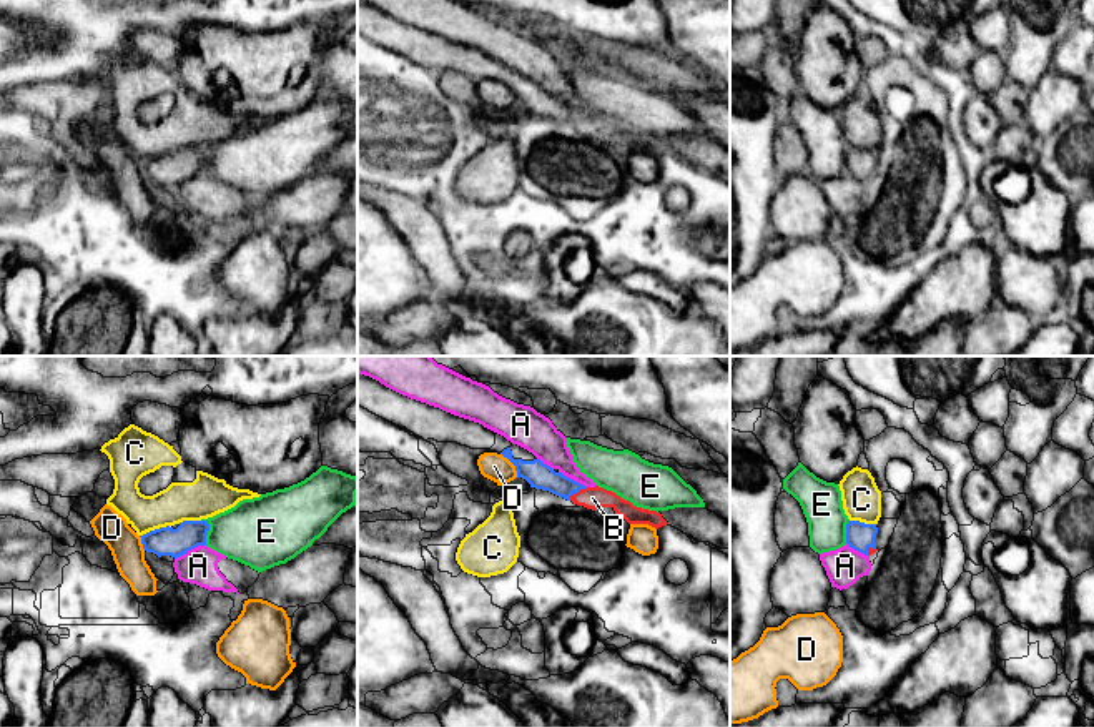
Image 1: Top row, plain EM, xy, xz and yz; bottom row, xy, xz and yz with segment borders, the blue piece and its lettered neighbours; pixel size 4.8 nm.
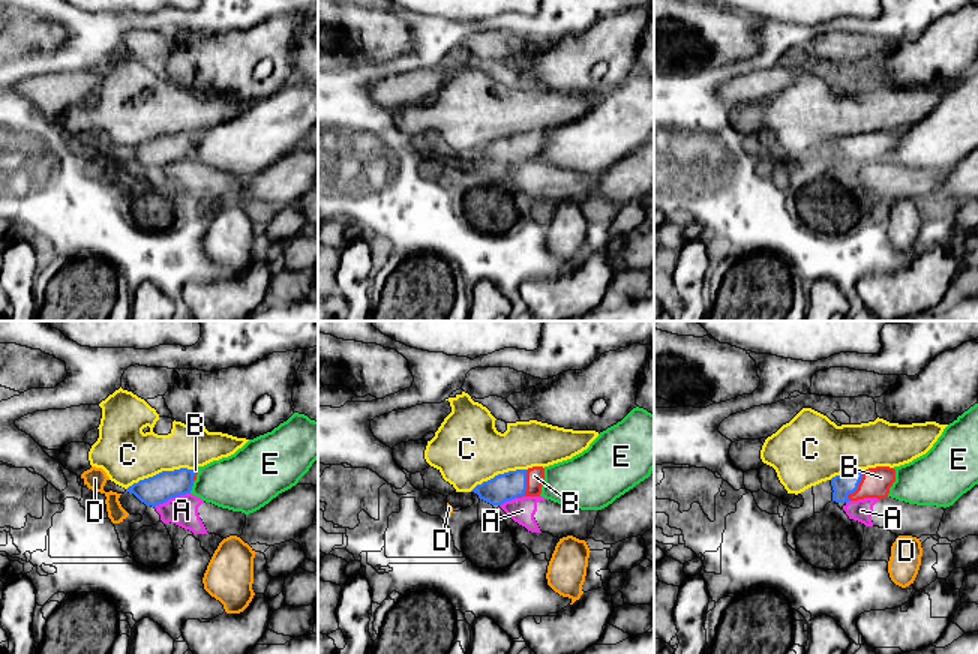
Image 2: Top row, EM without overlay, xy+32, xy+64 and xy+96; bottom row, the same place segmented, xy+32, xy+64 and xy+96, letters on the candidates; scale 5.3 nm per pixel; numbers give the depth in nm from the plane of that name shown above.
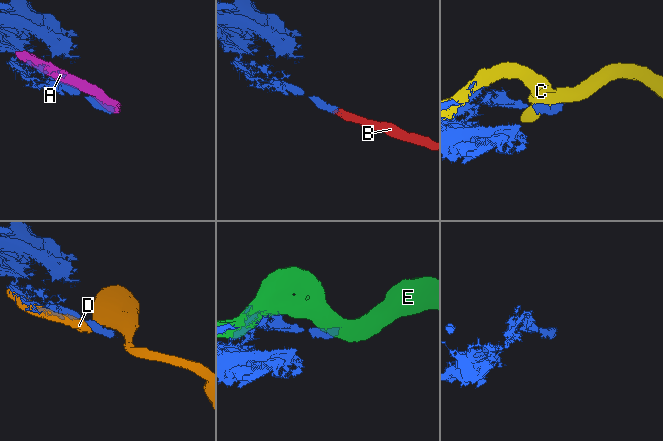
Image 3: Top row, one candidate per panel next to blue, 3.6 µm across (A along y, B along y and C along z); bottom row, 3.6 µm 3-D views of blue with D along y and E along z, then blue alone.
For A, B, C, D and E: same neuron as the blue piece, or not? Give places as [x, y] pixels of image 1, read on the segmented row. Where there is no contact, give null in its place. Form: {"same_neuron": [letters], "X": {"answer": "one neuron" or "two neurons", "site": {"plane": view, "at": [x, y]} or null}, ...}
{"same_neuron": ["B"], "A": {"answer": "two neurons", "site": {"plane": "xy", "at": [190, 549]}}, "B": {"answer": "one neuron", "site": {"plane": "xz", "at": [576, 491]}}, "C": {"answer": "two neurons", "site": {"plane": "xy", "at": [155, 529]}}, "D": {"answer": "two neurons", "site": {"plane": "xz", "at": [512, 463]}}, "E": {"answer": "two neurons", "site": {"plane": "xy", "at": [208, 529]}}}

